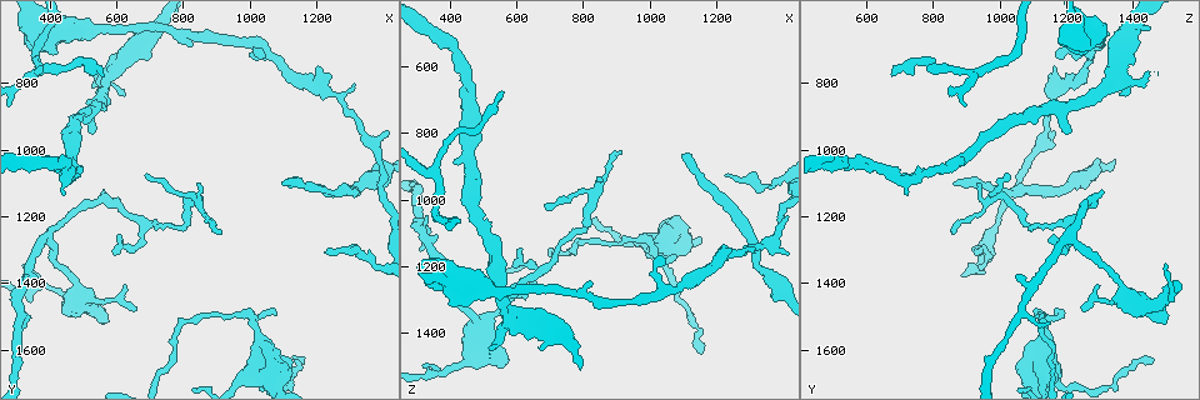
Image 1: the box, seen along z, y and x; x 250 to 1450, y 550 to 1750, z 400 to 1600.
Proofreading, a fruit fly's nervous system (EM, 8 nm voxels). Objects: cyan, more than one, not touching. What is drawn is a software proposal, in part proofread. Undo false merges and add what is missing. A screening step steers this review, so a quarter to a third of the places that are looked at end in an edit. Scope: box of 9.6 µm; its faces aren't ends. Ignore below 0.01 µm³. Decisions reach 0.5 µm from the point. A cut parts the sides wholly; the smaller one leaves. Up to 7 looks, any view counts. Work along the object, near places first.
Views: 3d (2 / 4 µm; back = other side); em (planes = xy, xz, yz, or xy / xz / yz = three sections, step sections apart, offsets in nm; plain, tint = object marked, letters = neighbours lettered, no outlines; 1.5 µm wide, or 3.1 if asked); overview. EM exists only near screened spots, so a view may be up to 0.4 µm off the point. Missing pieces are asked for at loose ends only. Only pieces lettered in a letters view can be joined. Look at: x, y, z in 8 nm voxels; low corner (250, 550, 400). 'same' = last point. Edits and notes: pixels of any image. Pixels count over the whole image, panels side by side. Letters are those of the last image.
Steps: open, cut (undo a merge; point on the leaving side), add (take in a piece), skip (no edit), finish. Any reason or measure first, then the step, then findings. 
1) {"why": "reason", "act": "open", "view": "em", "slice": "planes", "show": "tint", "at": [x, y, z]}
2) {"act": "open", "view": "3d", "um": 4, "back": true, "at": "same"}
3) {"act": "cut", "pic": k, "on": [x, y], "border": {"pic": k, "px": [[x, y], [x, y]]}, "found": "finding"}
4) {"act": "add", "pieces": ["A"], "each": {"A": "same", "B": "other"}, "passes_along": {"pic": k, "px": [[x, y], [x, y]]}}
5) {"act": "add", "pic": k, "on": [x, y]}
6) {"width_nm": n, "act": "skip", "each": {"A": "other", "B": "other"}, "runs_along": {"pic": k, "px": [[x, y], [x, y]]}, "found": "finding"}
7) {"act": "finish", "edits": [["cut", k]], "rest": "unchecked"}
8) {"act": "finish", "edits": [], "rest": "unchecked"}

{"act": "open", "view": "em", "slice": "xy", "step": 4, "show": "letters", "at": [1400, 1350, 950]}

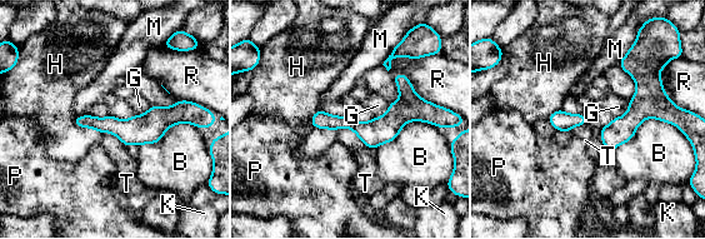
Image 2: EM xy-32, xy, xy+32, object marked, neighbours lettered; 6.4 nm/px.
{"act": "skip", "each": {"B": "other", "G": "other", "H": "other", "K": "other", "M": "other", "P": "other", "R": "other", "T": "other"}, "found": "one neuron here"}

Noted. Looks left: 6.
{"why": "long arm stops here", "act": "open", "view": "em", "slice": "planes", "show": "letters", "at": [1110, 1090, 870]}

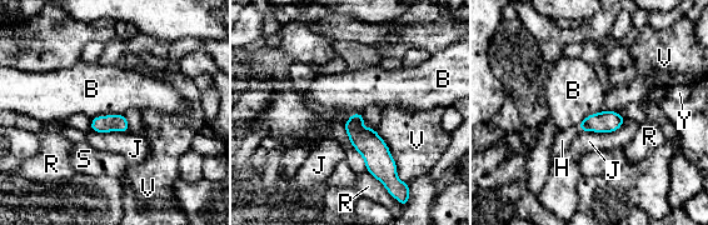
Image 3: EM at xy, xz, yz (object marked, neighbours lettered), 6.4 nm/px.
{"width_nm": 110, "act": "add", "pieces": ["H"], "each": {"B": "other", "H": "same", "J": "other", "R": "other", "S": "other", "V": "other", "Y": "other"}, "passes_along": {"pic": 3, "px": [[606, 121], [579, 129], [562, 140]]}, "found": "it goes on there"}

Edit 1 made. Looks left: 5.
{"why": "long arm stops here", "act": "open", "view": "3d", "um": 4, "at": [1150, 1620, 1460]}

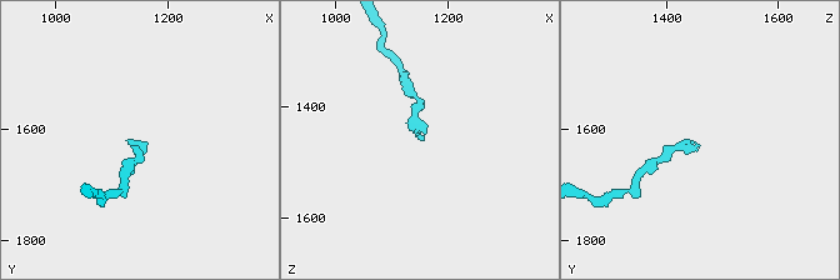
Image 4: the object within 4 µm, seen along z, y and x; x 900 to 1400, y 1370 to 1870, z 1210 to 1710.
{"why": "now the EM", "act": "open", "view": "em", "slice": "planes", "show": "letters", "at": [1150, 1630, 1460]}

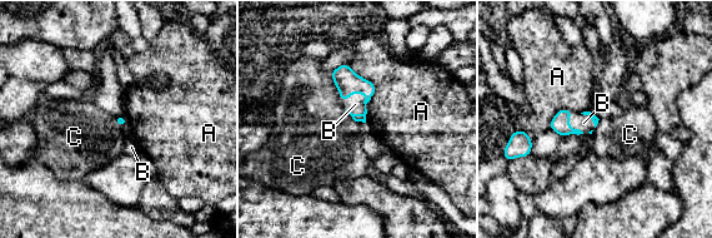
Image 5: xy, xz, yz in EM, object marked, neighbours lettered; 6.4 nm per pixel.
{"act": "add", "pieces": ["B"], "each": {"A": "other", "B": "same", "C": "other"}, "passes_along": {"pic": 5, "px": [[347, 82], [354, 92], [355, 104]]}, "found": "the neuron continues"}

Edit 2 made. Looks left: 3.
{"act": "finish", "edits": [["add", 3], ["add", 5]], "rest": "unchecked"}

